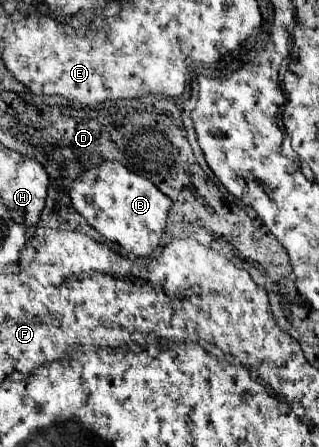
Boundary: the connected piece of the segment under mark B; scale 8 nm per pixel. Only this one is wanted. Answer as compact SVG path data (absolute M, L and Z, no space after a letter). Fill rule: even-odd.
M107 160L81 172L71 188L69 198L73 208L107 240L121 244L139 258L149 256L161 242L165 222L169 218L171 200L147 178L133 174L121 162Z

